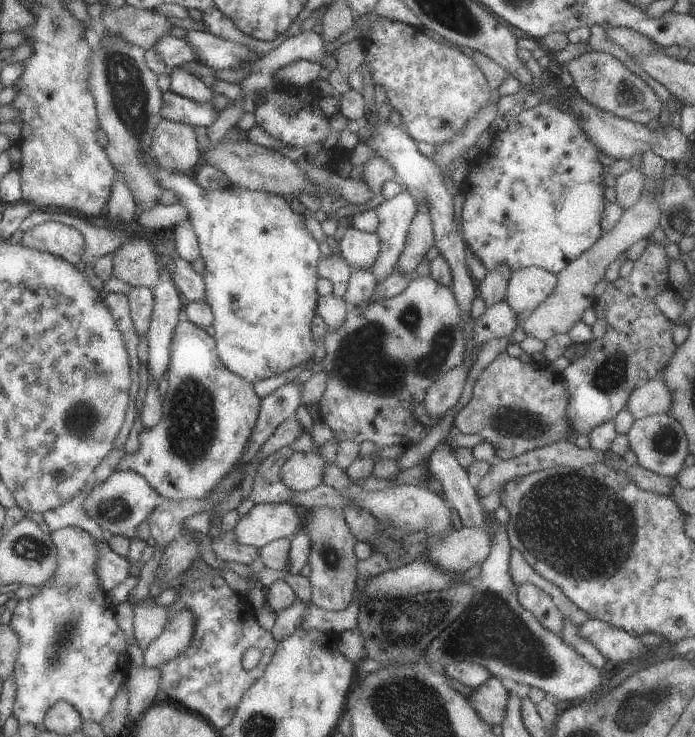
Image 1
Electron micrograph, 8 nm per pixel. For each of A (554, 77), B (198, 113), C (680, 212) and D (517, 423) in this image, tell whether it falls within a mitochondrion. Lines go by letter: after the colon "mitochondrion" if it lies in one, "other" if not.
A: other
B: other
C: mitochondrion
D: mitochondrion

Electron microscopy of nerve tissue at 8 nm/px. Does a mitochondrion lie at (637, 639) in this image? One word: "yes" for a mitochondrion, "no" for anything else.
no

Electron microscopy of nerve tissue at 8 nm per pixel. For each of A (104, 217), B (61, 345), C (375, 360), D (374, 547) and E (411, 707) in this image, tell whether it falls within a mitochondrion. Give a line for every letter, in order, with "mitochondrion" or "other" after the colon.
A: other
B: other
C: mitochondrion
D: other
E: mitochondrion

